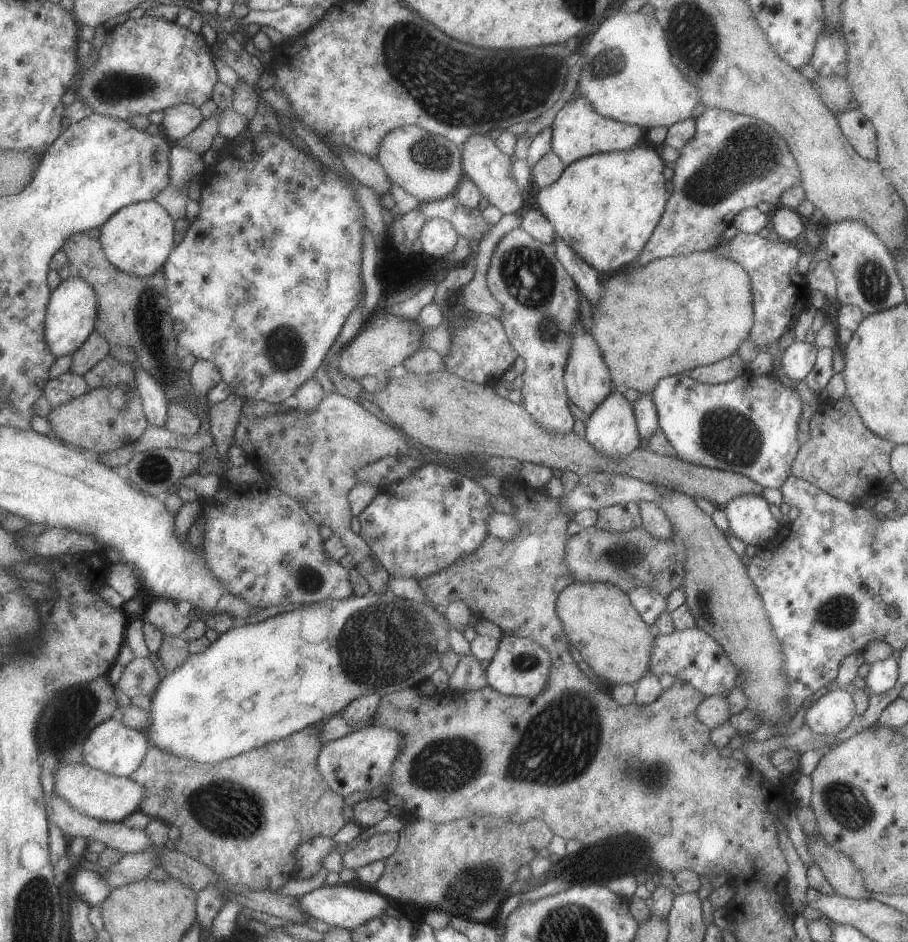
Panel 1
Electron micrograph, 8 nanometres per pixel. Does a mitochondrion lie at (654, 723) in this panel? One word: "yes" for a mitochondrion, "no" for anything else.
no

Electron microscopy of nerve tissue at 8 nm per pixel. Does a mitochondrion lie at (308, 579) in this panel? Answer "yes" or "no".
yes

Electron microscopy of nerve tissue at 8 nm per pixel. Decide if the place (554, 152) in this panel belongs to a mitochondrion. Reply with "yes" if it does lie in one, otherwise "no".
no

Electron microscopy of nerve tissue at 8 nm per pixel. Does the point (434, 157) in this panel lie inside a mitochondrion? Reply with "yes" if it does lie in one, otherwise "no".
yes

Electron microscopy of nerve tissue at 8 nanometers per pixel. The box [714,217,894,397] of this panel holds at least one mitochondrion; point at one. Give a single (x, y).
(873, 282)

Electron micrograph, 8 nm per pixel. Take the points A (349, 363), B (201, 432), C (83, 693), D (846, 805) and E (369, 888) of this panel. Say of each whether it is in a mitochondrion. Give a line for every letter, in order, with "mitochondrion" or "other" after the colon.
A: other
B: other
C: mitochondrion
D: mitochondrion
E: other

